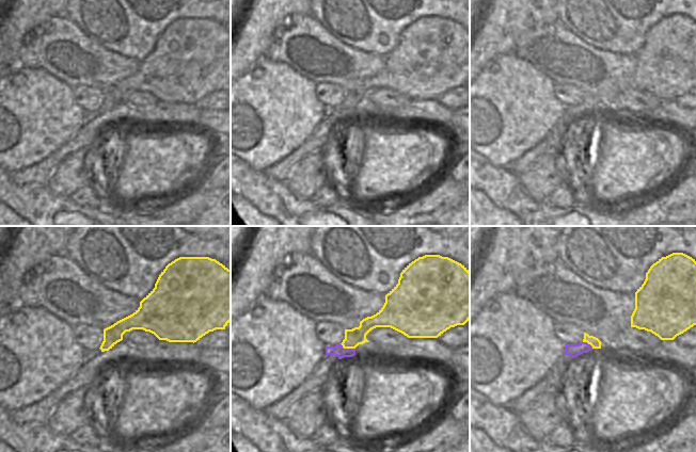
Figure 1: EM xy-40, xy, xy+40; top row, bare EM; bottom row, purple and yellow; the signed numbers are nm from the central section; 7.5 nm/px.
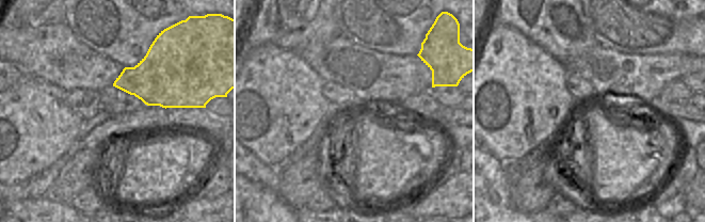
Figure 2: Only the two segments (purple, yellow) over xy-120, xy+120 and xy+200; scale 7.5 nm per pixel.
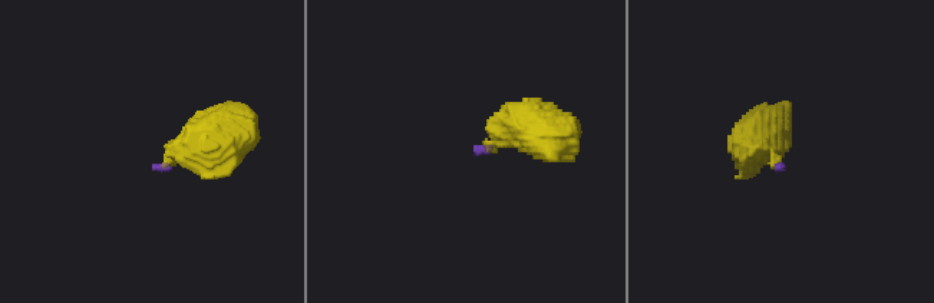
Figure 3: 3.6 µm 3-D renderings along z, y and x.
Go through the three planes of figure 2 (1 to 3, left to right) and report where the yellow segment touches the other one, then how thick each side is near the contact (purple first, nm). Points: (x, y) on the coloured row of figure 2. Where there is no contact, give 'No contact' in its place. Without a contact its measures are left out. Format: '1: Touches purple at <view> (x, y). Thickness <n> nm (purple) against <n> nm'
1: No contact
2: No contact
3: No contact

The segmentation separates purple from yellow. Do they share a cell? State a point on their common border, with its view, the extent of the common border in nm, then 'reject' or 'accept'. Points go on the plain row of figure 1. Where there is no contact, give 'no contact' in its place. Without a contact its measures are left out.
xy (347, 110) | 120 nm | accept

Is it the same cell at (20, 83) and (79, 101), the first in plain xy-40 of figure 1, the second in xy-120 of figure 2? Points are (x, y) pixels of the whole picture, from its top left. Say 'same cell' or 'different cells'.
different cells

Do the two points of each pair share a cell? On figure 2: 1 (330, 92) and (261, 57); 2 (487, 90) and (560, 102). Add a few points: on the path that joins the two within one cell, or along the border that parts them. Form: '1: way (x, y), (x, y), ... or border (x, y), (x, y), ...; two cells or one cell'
1: border (324, 81), (321, 93), (335, 109); two cells
2: way (506, 99), (515, 99), (521, 102), (542, 102); one cell

